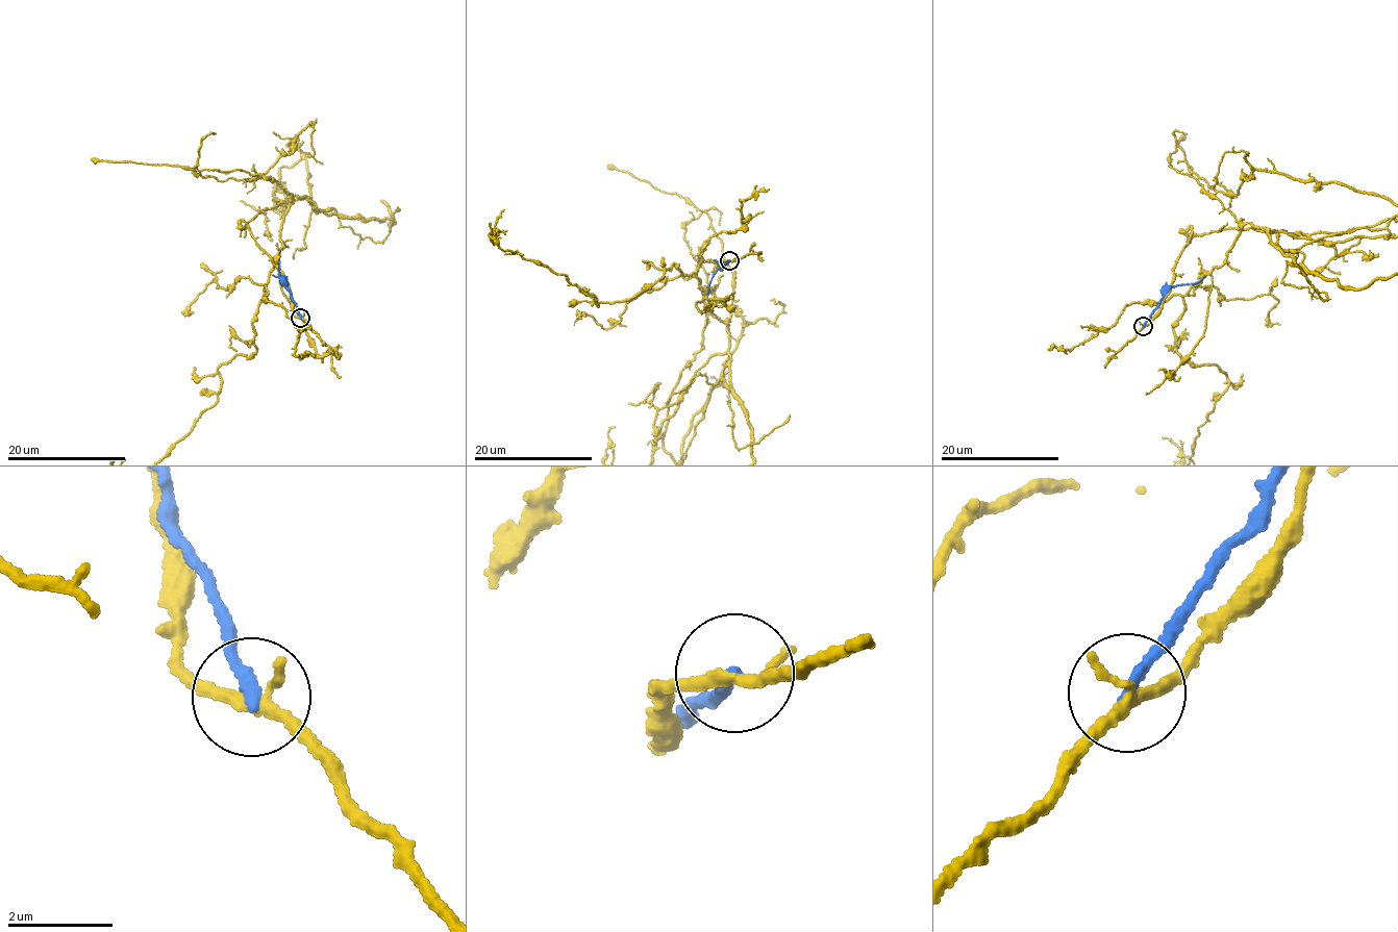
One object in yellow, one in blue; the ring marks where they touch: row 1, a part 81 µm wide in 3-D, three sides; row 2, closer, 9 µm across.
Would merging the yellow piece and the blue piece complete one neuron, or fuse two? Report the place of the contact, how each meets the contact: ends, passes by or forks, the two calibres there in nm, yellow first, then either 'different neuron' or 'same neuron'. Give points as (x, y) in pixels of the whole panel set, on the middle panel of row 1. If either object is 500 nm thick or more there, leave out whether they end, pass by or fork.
(729, 260) | yellow forks | blue ends | 200/200 nm | different neuron

